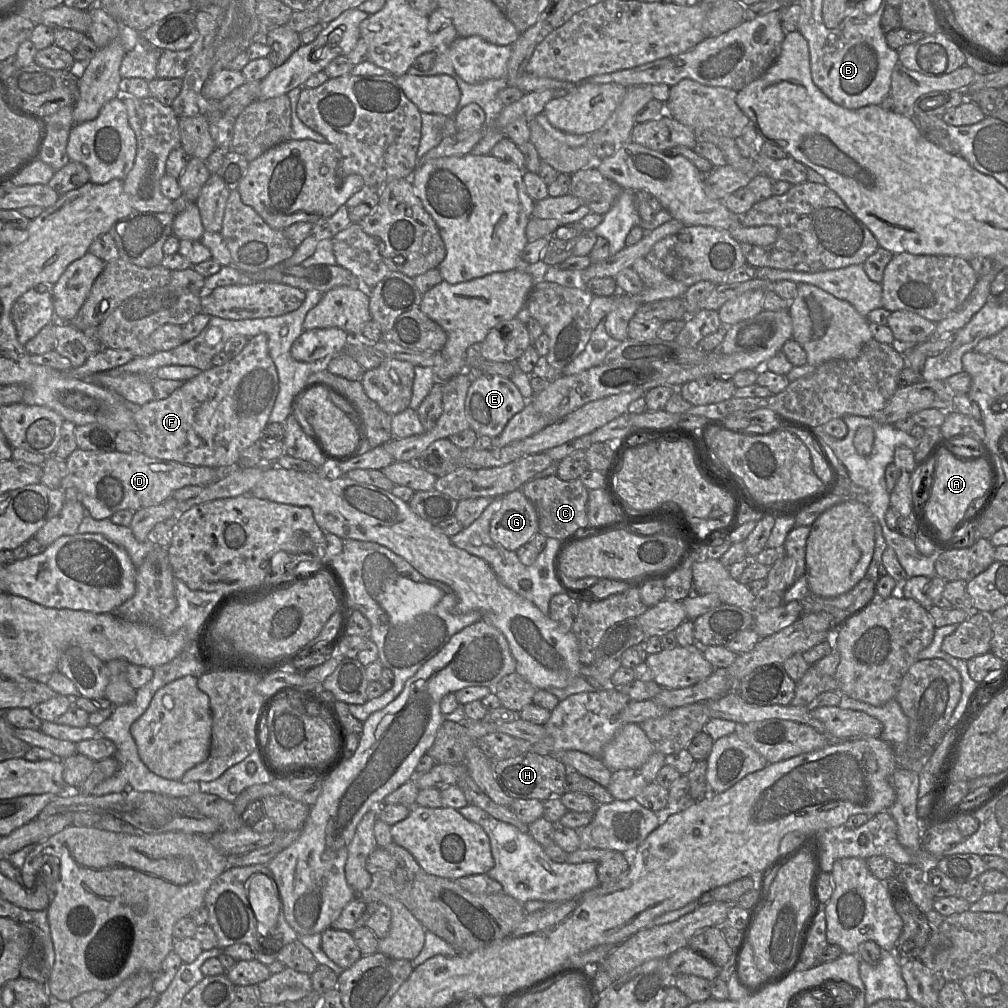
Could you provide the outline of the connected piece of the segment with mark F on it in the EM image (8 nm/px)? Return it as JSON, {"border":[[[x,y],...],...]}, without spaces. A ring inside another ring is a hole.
{"border":[[[258,334],[250,338],[243,350],[234,358],[228,360],[221,366],[213,366],[208,370],[202,371],[196,377],[184,382],[183,386],[176,389],[169,397],[162,400],[152,400],[142,406],[136,407],[134,420],[136,433],[141,441],[141,453],[156,459],[175,461],[191,466],[207,466],[211,468],[235,467],[241,452],[253,445],[262,436],[262,431],[269,423],[269,416],[274,407],[279,393],[279,379],[275,364],[270,357],[268,350],[268,338],[265,334]]]}

